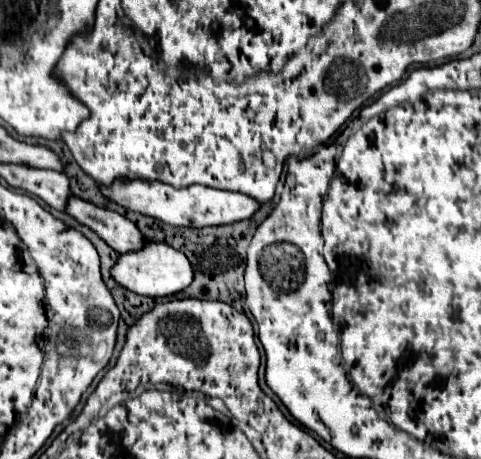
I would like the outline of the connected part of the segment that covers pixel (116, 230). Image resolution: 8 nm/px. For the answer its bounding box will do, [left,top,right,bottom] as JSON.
[66,196,148,254]

